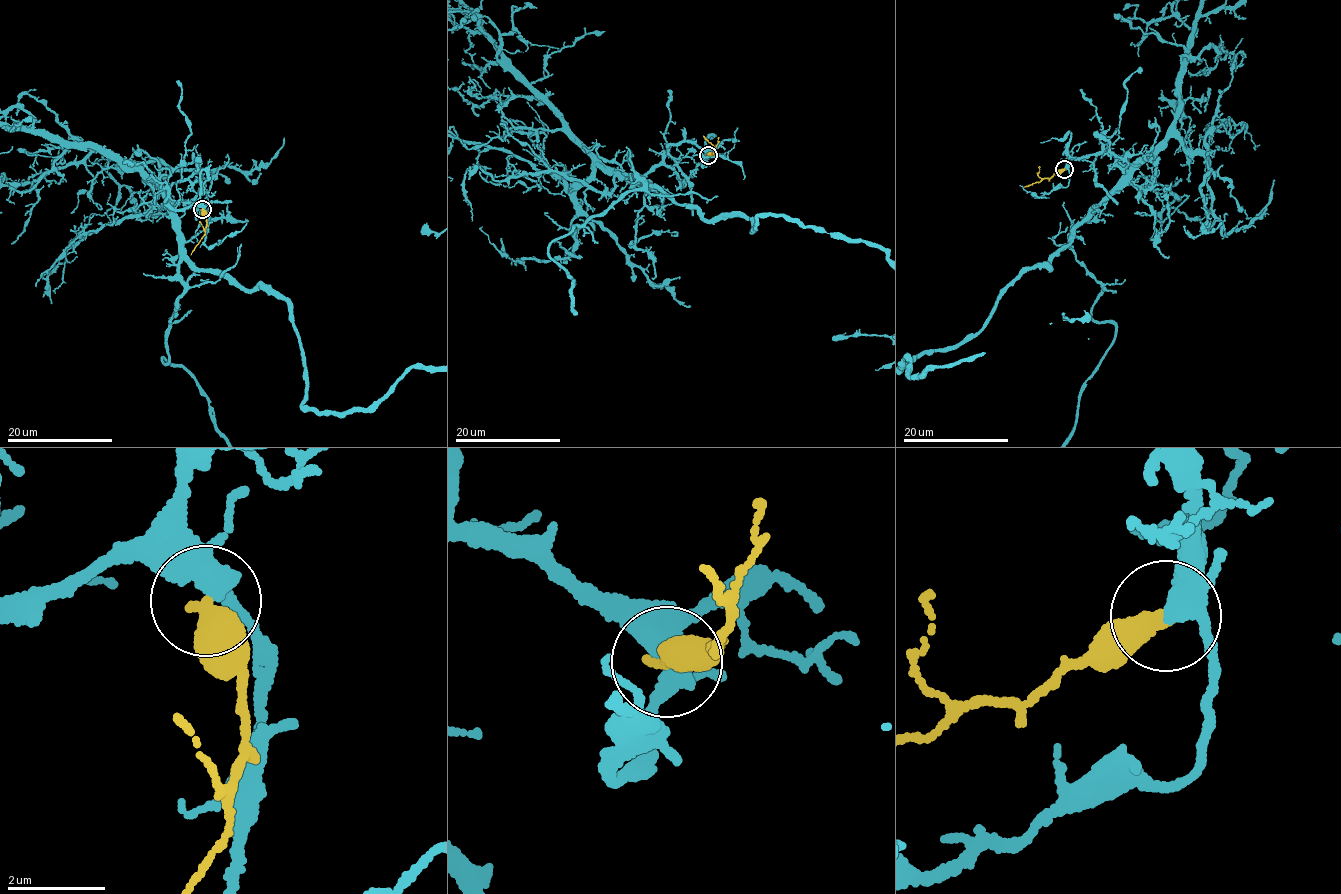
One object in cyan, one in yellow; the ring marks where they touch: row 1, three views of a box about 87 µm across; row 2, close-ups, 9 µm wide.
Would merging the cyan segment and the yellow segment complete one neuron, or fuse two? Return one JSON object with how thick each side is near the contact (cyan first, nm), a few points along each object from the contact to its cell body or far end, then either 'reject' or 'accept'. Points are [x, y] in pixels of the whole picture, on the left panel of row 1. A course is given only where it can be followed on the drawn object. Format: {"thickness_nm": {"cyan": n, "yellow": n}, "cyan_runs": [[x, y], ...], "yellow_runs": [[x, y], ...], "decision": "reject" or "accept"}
{"thickness_nm": {"cyan": 320, "yellow": 480}, "cyan_runs": [[203, 208], [166, 204], [169, 188], [183, 295], [163, 360], [195, 378]], "yellow_runs": [[203, 208], [206, 226], [191, 255]], "decision": "reject"}

